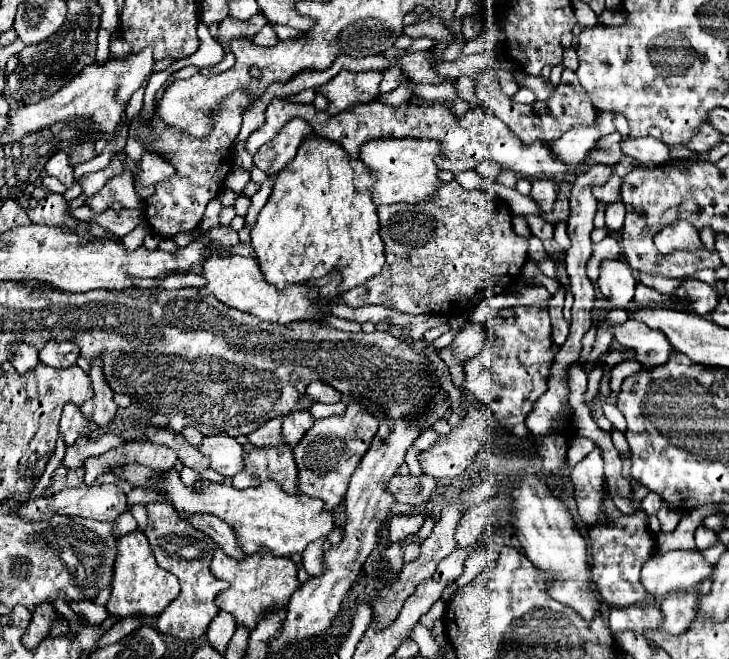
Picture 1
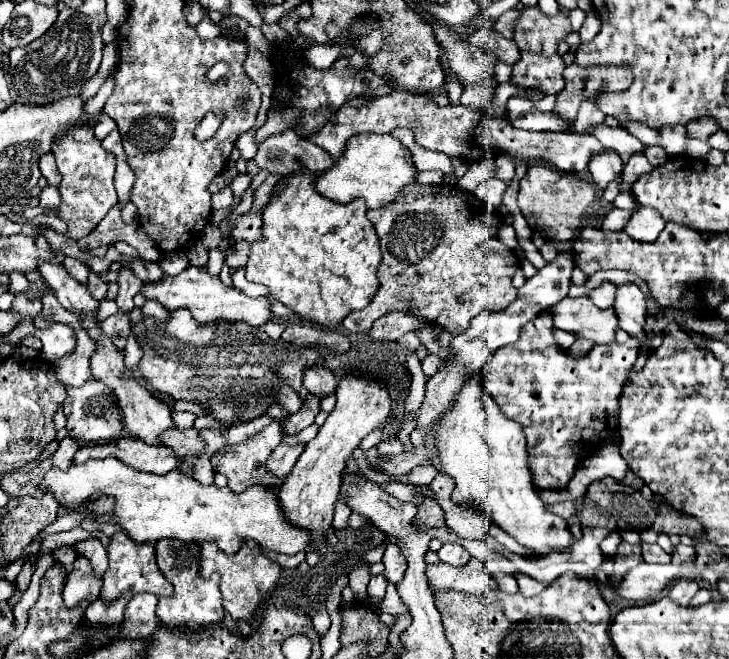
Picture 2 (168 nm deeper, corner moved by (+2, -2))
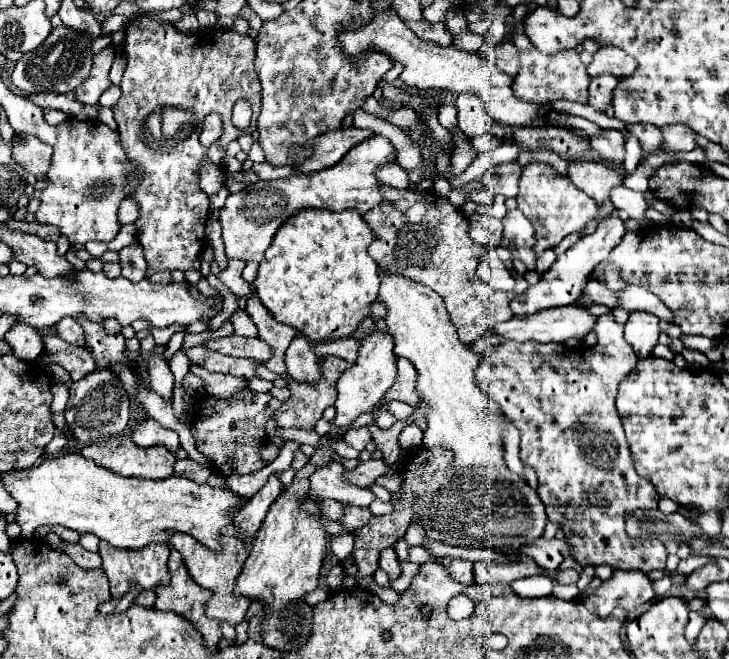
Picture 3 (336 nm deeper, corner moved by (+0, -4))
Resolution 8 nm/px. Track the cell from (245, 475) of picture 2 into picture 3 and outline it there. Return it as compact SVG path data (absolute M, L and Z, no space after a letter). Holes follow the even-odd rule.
M244 392L238 396L234 404L228 404L222 398L210 396L210 400L216 404L218 412L214 416L202 416L192 424L196 428L196 448L200 454L210 458L210 462L220 470L222 476L244 476L252 474L266 466L266 462L260 458L260 448L268 440L266 424L270 418L274 418L276 410L282 408L282 400L274 398L270 392L254 394ZM228 444L228 446L226 446Z

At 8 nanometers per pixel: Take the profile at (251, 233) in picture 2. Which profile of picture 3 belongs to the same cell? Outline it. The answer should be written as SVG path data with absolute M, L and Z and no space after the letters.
M376 134L350 148L348 154L336 166L320 170L318 174L308 174L308 176L300 174L300 176L288 176L268 182L256 182L228 196L224 208L220 210L226 256L230 260L236 258L244 262L248 260L262 262L264 250L270 246L280 224L302 208L324 208L332 212L344 212L356 208L364 214L370 208L378 206L382 202L382 192L380 192L380 180L376 178L376 170L384 164L392 164L394 152L396 150L392 142Z

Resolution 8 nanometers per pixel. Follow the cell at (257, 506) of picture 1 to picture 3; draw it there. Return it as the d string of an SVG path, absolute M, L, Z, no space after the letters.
M80 454L54 456L48 460L42 460L34 468L8 472L2 476L2 482L18 502L16 522L22 528L22 534L20 534L22 538L30 538L36 528L48 524L48 526L64 526L80 534L92 532L100 540L106 540L118 548L144 548L156 542L170 542L172 532L184 532L196 538L198 542L202 542L204 546L208 546L210 550L222 550L222 544L218 542L218 538L222 536L222 530L226 526L234 524L234 516L242 502L242 496L232 490L212 488L210 484L196 484L194 480L182 478L182 476L170 476L164 480L126 478L98 466L96 462L82 458Z

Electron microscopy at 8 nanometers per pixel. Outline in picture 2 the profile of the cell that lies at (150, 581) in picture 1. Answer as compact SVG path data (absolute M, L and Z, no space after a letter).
M116 532L110 538L110 544L106 546L108 552L108 570L104 574L104 586L102 586L102 600L104 602L114 602L120 598L122 592L130 590L134 594L138 592L152 592L156 596L166 596L170 592L174 592L172 584L168 584L168 580L162 576L162 572L158 570L156 564L156 552L152 544L132 544L132 540L128 540L128 536L124 536L124 532Z

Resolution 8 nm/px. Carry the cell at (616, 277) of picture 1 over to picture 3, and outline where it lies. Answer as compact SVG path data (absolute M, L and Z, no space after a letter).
M644 310L630 312L624 338L640 358L650 356L652 348L658 344L658 336L660 336L658 322L660 320L650 312L644 312Z

